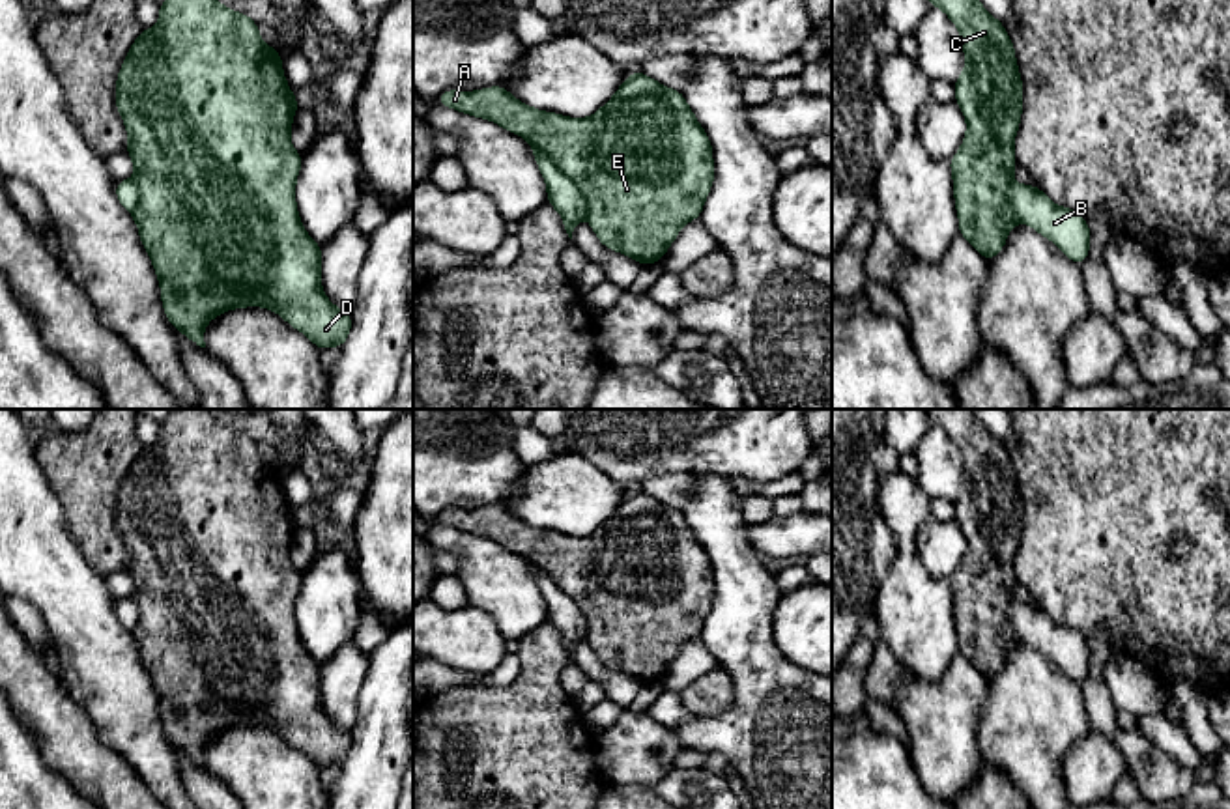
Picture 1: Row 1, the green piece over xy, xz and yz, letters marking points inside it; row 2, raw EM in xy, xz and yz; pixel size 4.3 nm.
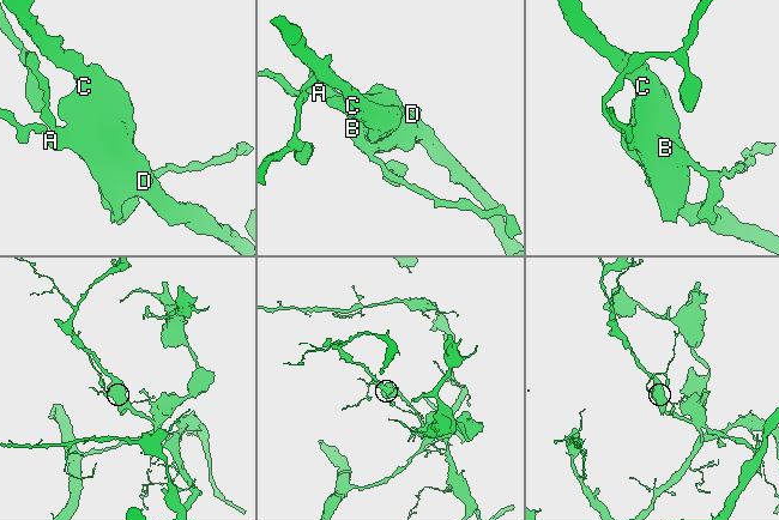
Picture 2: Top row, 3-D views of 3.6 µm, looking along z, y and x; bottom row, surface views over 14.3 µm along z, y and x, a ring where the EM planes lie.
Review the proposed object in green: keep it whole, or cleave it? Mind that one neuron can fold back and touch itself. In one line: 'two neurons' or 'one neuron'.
two neurons

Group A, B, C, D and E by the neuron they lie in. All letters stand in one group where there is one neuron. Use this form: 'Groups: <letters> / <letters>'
Groups: A C D E / B

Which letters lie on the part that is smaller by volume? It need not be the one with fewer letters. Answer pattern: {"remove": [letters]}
{"remove": ["B"]}

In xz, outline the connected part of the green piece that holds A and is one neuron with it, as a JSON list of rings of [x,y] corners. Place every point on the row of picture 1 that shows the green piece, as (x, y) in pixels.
[[[641,71],[630,73],[613,97],[589,118],[566,118],[536,110],[510,95],[505,86],[477,92],[447,90],[437,105],[462,114],[490,120],[542,149],[550,161],[570,177],[587,202],[587,217],[598,241],[641,265],[658,263],[677,239],[680,228],[699,219],[714,181],[712,144],[688,106],[682,92],[665,88]]]

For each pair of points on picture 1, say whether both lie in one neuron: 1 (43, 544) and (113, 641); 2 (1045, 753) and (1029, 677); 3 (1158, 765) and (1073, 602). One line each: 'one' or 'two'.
1: one
2: one
3: two

